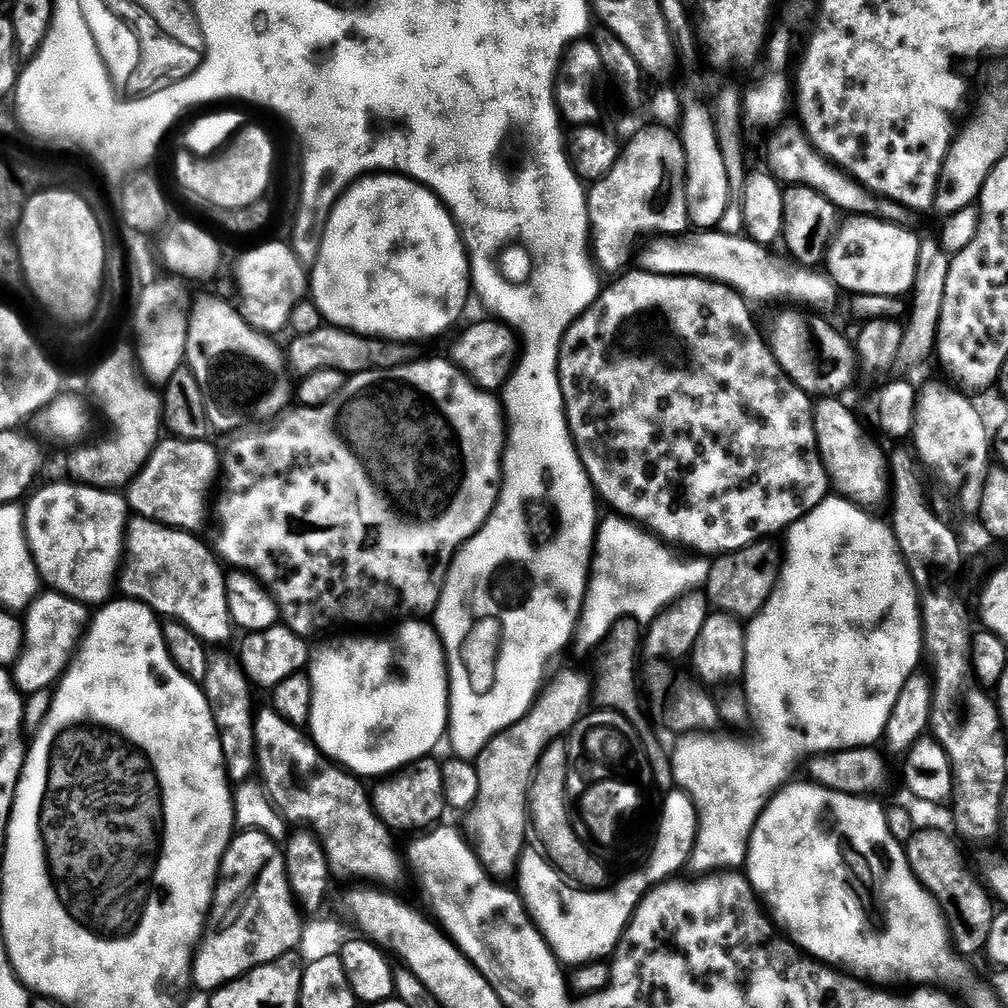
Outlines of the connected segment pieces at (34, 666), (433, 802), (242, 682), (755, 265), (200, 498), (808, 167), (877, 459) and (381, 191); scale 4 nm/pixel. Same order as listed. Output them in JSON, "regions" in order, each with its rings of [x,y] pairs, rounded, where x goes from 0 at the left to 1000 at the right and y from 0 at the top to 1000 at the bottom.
{"regions":[[[[49,586],[38,591],[29,600],[24,613],[24,647],[13,664],[13,675],[23,689],[53,682],[67,665],[89,617],[88,604],[59,587]]],[[[422,752],[414,754],[412,758],[406,758],[404,762],[386,769],[384,772],[378,773],[373,783],[368,783],[367,793],[369,796],[369,804],[373,807],[381,818],[390,826],[396,825],[413,825],[428,822],[430,819],[436,818],[437,813],[442,807],[442,799],[440,796],[440,777],[438,776],[438,761],[436,757],[432,758],[432,753]]],[[[218,647],[206,656],[204,673],[200,676],[200,684],[210,702],[210,710],[214,714],[214,722],[218,726],[218,735],[222,741],[222,755],[226,758],[226,768],[231,775],[242,776],[255,761],[255,727],[256,720],[250,711],[251,680],[238,661],[233,650],[225,651]]],[[[687,228],[678,234],[652,234],[640,242],[643,243],[635,250],[634,269],[654,274],[694,274],[697,278],[711,278],[743,300],[786,297],[790,302],[821,306],[831,293],[824,274],[798,264],[789,265],[786,271],[777,270],[762,259],[763,249],[759,243],[750,242],[738,232],[721,234],[713,228]]],[[[163,435],[125,488],[130,505],[140,513],[182,527],[197,527],[206,512],[206,470],[219,469],[220,456],[209,438]]],[[[775,122],[769,128],[770,132],[762,139],[762,163],[767,175],[782,185],[795,183],[801,187],[812,188],[825,203],[837,212],[848,212],[851,214],[868,214],[870,218],[882,220],[897,220],[902,217],[903,211],[894,202],[885,198],[878,198],[861,189],[854,183],[849,182],[842,172],[832,168],[828,163],[822,161],[813,150],[802,140],[802,135],[793,122]]],[[[815,395],[807,404],[810,440],[813,442],[813,453],[820,466],[822,479],[830,491],[858,506],[867,506],[875,499],[878,501],[883,490],[880,451],[857,431],[846,411],[841,407],[833,407],[830,399],[827,395]]],[[[366,173],[353,180],[324,211],[325,223],[321,226],[321,239],[317,242],[317,255],[313,263],[308,266],[308,294],[326,322],[342,325],[345,329],[354,329],[356,333],[375,333],[382,337],[398,339],[418,339],[429,337],[439,329],[444,329],[456,317],[456,309],[464,302],[466,294],[466,267],[464,248],[460,245],[460,236],[447,210],[438,202],[431,190],[414,183],[412,179],[396,173]]]]}

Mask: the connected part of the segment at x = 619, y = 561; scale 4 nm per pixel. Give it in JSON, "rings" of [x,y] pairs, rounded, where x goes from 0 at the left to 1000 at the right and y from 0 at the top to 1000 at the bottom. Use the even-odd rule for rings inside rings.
{"rings":[[[603,510],[594,517],[591,526],[591,542],[587,553],[587,566],[583,572],[583,587],[579,591],[579,603],[575,607],[575,615],[583,615],[583,607],[587,607],[587,627],[579,627],[576,619],[571,621],[569,643],[575,647],[590,648],[598,640],[605,625],[615,615],[634,615],[646,617],[663,602],[671,598],[682,587],[701,580],[702,570],[706,564],[705,559],[698,554],[687,554],[682,560],[679,556],[667,552],[668,545],[660,537],[652,534],[646,527],[636,521],[614,511]]]}

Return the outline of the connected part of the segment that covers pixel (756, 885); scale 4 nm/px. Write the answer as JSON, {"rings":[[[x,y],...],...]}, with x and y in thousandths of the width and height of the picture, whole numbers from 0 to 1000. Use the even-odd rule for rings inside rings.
{"rings":[[[799,776],[799,778],[783,777],[762,795],[761,800],[754,807],[750,822],[746,824],[740,854],[742,874],[746,876],[746,882],[750,884],[751,890],[760,898],[765,912],[773,920],[775,917],[782,924],[779,925],[781,932],[785,933],[796,943],[801,944],[808,952],[814,953],[821,958],[828,958],[830,961],[848,968],[851,972],[864,974],[869,978],[909,976],[908,978],[936,978],[940,982],[956,980],[960,976],[960,960],[956,957],[958,955],[957,949],[946,939],[940,915],[937,912],[937,905],[933,902],[933,898],[914,879],[913,872],[905,866],[898,838],[890,835],[887,827],[883,827],[883,819],[879,819],[878,799],[873,799],[871,795],[872,793],[869,792],[854,792],[835,788],[805,776]]]}

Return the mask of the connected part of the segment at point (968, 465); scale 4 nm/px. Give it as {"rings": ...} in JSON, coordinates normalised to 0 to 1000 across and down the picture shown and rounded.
{"rings":[[[943,380],[937,381],[921,381],[918,385],[912,386],[909,395],[909,423],[905,427],[904,436],[909,437],[907,439],[907,448],[911,453],[912,459],[917,460],[921,464],[929,467],[929,472],[941,484],[942,487],[948,488],[948,496],[964,510],[971,509],[974,502],[974,490],[978,482],[978,474],[982,467],[982,459],[980,455],[985,455],[985,434],[980,431],[980,425],[976,422],[976,417],[972,414],[972,409],[959,397],[961,394],[957,392],[951,384],[945,383]]]}

